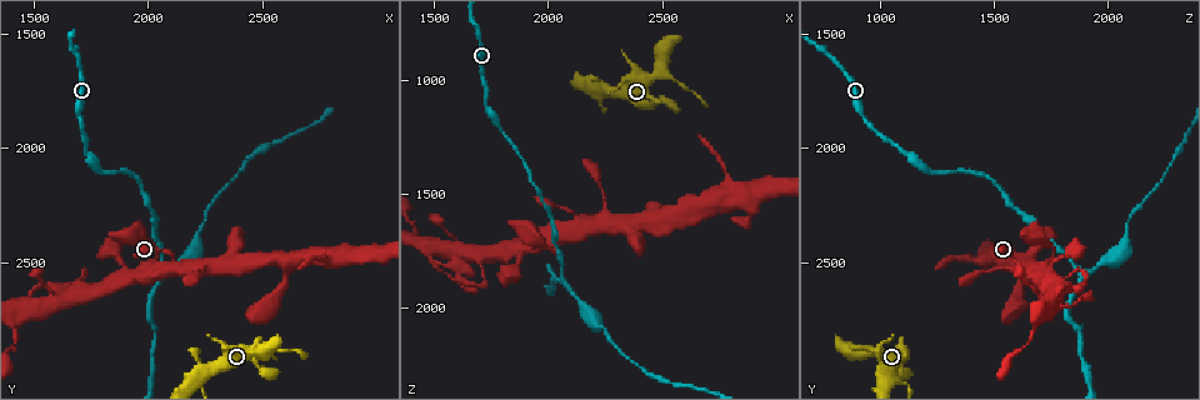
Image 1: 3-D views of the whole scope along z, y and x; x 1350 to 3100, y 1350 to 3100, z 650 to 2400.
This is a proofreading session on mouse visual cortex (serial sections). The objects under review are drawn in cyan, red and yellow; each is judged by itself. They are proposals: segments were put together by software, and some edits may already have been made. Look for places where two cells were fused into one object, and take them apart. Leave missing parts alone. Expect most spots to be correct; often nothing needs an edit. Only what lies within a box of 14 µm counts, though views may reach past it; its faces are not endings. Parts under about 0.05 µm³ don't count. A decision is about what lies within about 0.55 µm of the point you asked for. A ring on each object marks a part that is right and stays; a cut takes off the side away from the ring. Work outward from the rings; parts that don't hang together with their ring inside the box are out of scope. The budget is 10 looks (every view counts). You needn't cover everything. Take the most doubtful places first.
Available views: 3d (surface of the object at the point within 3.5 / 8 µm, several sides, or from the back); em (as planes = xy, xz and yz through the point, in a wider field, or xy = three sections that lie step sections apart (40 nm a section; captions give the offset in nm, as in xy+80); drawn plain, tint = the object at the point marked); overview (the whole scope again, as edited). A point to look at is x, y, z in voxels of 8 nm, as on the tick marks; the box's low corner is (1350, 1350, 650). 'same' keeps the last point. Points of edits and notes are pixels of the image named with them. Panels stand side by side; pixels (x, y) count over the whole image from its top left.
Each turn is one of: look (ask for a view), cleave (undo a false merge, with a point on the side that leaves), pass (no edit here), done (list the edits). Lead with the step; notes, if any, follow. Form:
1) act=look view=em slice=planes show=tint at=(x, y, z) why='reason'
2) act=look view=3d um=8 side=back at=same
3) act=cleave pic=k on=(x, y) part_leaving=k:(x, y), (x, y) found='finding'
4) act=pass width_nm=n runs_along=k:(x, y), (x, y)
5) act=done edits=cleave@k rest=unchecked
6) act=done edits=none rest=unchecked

act=look view=em slice=planes show=tint at=(2070, 2540, 1880) why='branch point'

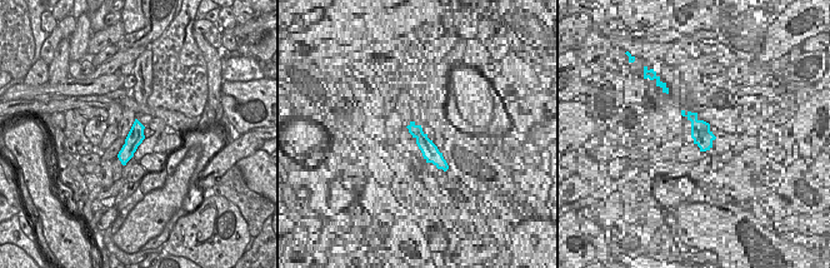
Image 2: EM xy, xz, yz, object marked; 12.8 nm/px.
act=look view=3d um=3.5 side=back at=same

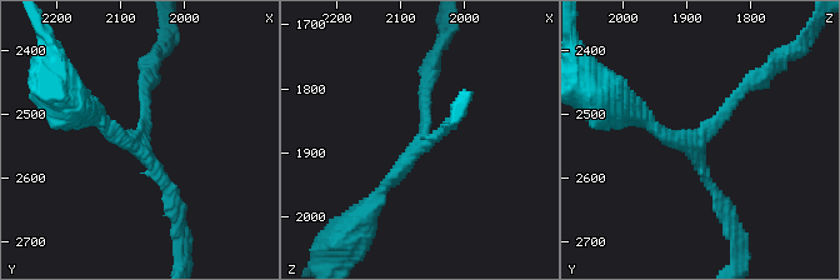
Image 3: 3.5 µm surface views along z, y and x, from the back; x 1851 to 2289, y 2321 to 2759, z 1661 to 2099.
act=pass runs_along=3:(425, 84), (425, 135), (375, 199) found='all the same cell'

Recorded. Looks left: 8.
act=look view=3d um=3.5 at=(1610, 2640, 1890) why='abrupt turn'

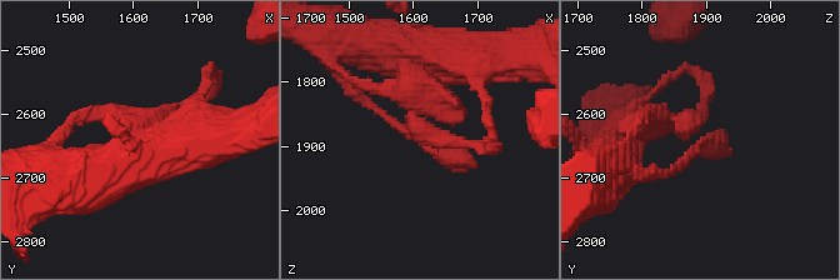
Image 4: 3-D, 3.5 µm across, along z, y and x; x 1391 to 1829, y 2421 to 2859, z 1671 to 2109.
act=look view=em slice=xy step=5 show=tint at=(1610, 2650, 1885)

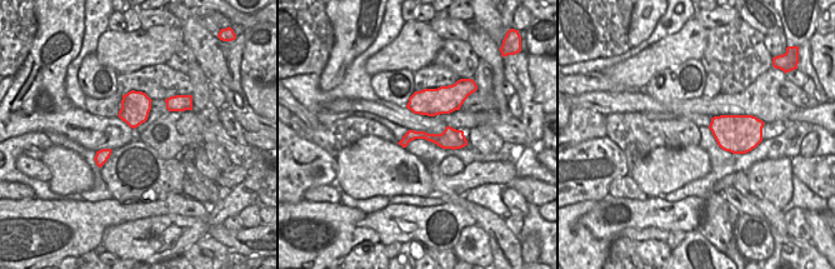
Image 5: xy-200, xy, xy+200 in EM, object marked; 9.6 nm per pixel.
act=pass width_nm=140 runs_along=5:(404, 142), (425, 135), (463, 143) found='one cell here'

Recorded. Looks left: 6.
act=look view=3d um=3.5 at=(2260, 2970, 1040) why='thin arm on a thick one'

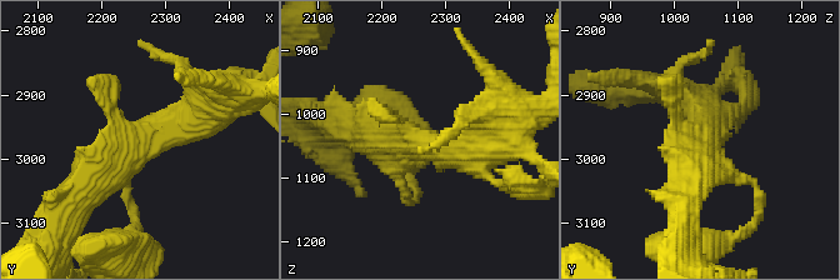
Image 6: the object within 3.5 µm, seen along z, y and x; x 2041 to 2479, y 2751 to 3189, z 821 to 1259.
act=look view=em slice=xy step=1 show=tint at=(2260, 2980, 1050) why='need the tissue'

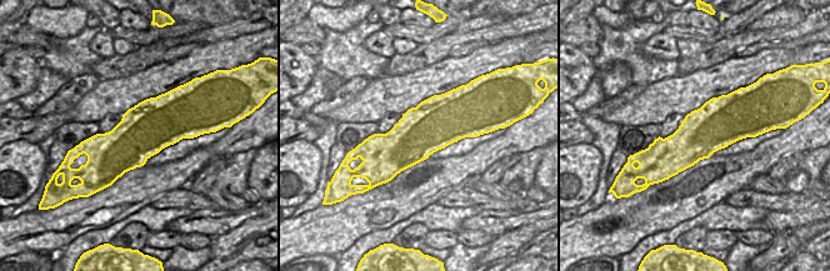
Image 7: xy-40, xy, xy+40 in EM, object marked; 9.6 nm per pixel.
act=pass runs_along=6:(220, 103), (131, 149), (74, 199) found='one cell here'

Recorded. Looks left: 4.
act=look view=3d um=3.5 at=(2510, 2890, 980) why='thick turns thin'

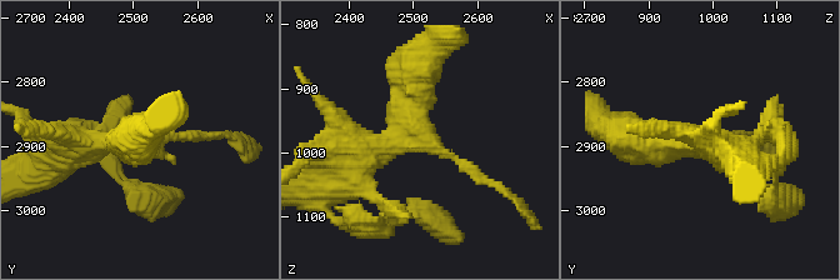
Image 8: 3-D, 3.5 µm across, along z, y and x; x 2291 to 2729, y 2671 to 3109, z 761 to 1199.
act=look view=em slice=xy step=3 show=tint at=same

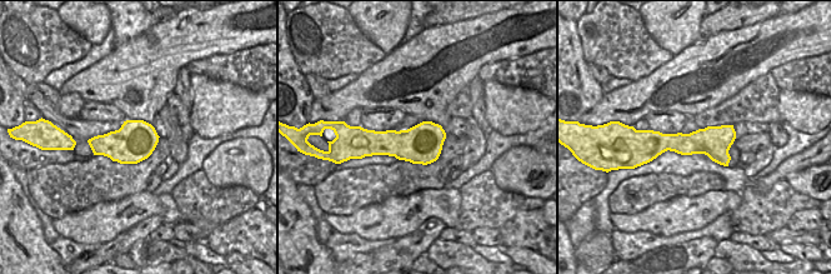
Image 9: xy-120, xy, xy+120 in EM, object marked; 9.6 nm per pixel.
act=look view=em slice=xy step=5 show=tint at=same

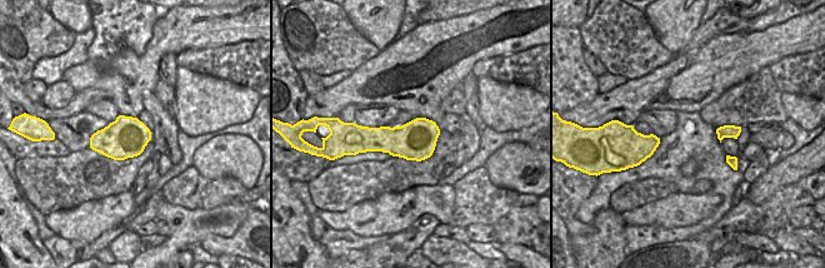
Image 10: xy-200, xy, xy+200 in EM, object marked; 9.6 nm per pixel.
act=pass width_nm=380 runs_along=8:(340, 176), (413, 138), (420, 61) found='continuous, no second cell'

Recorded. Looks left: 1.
act=done edits=none rest=unchecked

